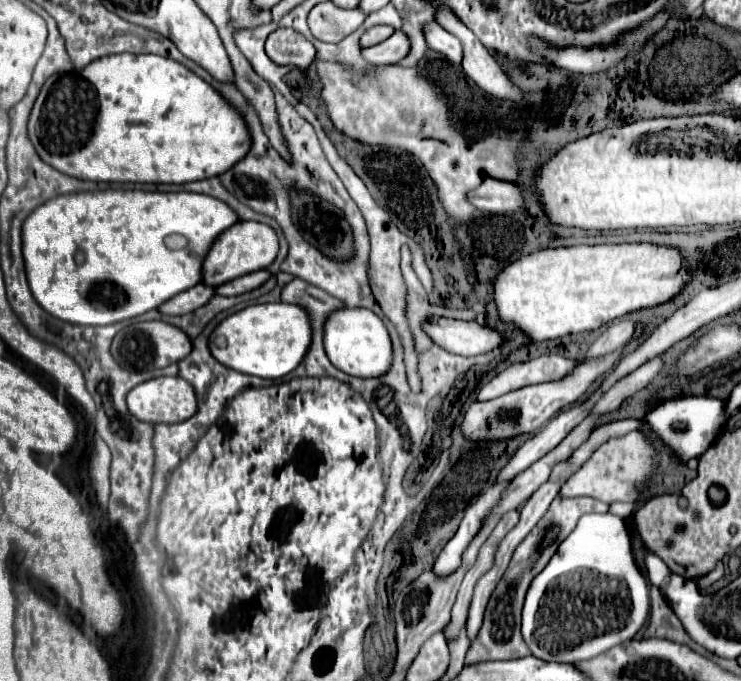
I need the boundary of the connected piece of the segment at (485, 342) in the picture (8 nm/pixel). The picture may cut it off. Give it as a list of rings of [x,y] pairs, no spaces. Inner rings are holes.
[[[431,315],[429,321],[421,323],[421,327],[433,343],[455,355],[479,355],[499,347],[501,343],[501,335],[497,331],[475,321],[457,321]]]

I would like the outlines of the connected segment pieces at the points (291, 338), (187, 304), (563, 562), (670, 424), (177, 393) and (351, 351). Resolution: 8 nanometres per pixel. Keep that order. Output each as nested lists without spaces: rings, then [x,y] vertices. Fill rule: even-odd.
[[[289,303],[251,305],[221,321],[209,337],[211,355],[225,367],[245,375],[279,379],[291,373],[311,343],[311,327],[307,313]]]
[[[203,283],[171,297],[167,303],[163,303],[159,307],[159,313],[163,315],[185,315],[185,313],[191,313],[195,309],[199,309],[201,305],[205,305],[211,297],[215,295],[213,287],[203,287]]]
[[[587,513],[579,519],[575,531],[559,545],[547,567],[533,579],[523,605],[521,633],[535,657],[573,663],[597,657],[599,653],[629,641],[643,627],[647,615],[649,587],[635,565],[625,521],[611,513]]]
[[[681,395],[657,403],[645,413],[645,423],[657,433],[657,437],[671,449],[675,459],[685,465],[691,457],[701,457],[713,443],[715,427],[725,423],[723,401],[707,395]]]
[[[157,377],[153,381],[145,381],[133,391],[127,393],[127,409],[141,421],[149,423],[177,423],[185,421],[197,411],[197,399],[193,387],[181,377]]]
[[[341,307],[329,313],[325,319],[325,335],[323,347],[329,361],[355,377],[371,377],[383,375],[391,365],[391,339],[383,321],[365,307]]]

